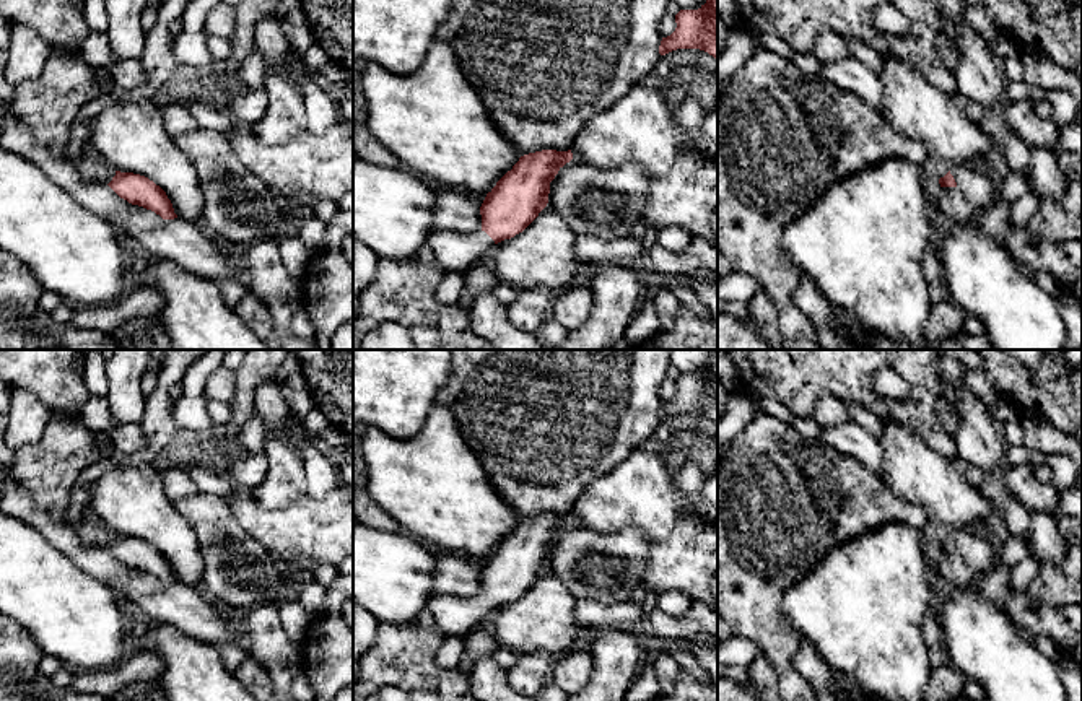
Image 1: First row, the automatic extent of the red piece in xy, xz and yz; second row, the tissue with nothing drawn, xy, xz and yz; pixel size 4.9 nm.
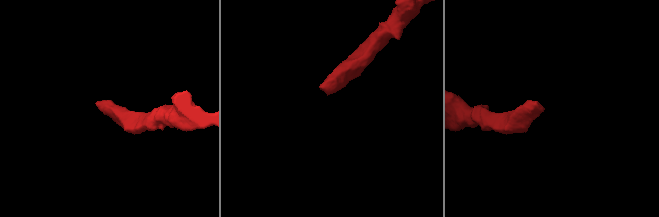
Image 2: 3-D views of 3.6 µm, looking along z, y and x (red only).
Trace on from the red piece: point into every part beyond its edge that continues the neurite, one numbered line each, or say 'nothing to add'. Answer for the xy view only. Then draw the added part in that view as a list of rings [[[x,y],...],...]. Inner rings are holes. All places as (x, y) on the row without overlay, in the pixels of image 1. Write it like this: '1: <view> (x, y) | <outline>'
1: xy (91, 534) | [[[81,517],[73,525],[81,542],[88,546],[109,548],[116,540],[116,533],[103,524],[93,524]]]

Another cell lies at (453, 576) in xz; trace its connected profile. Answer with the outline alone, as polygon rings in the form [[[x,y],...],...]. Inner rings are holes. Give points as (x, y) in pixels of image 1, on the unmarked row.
[[[436,553],[433,592],[444,595],[472,597],[482,594],[480,573],[464,556]]]

